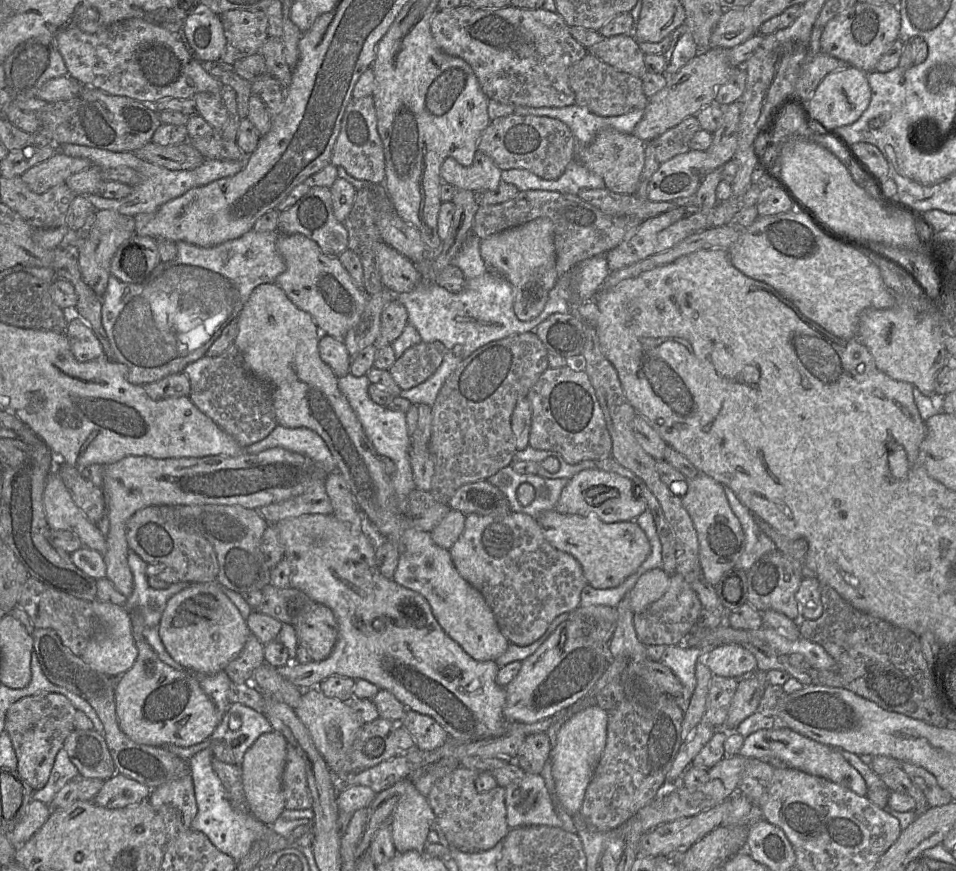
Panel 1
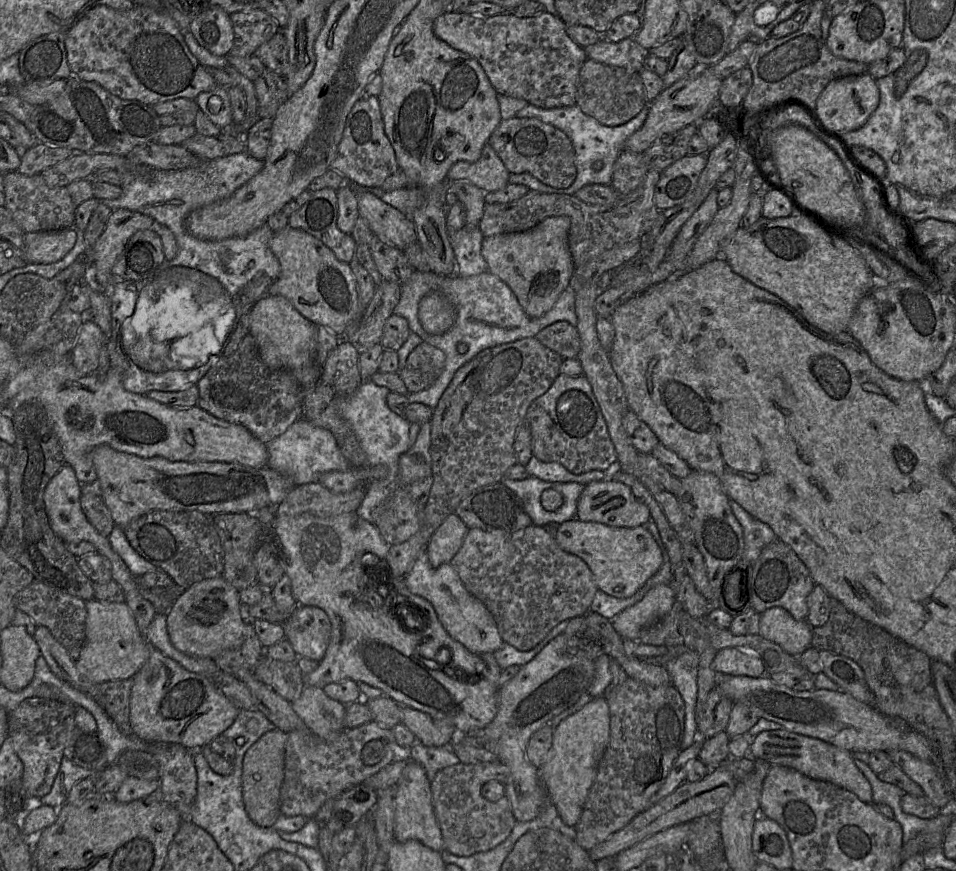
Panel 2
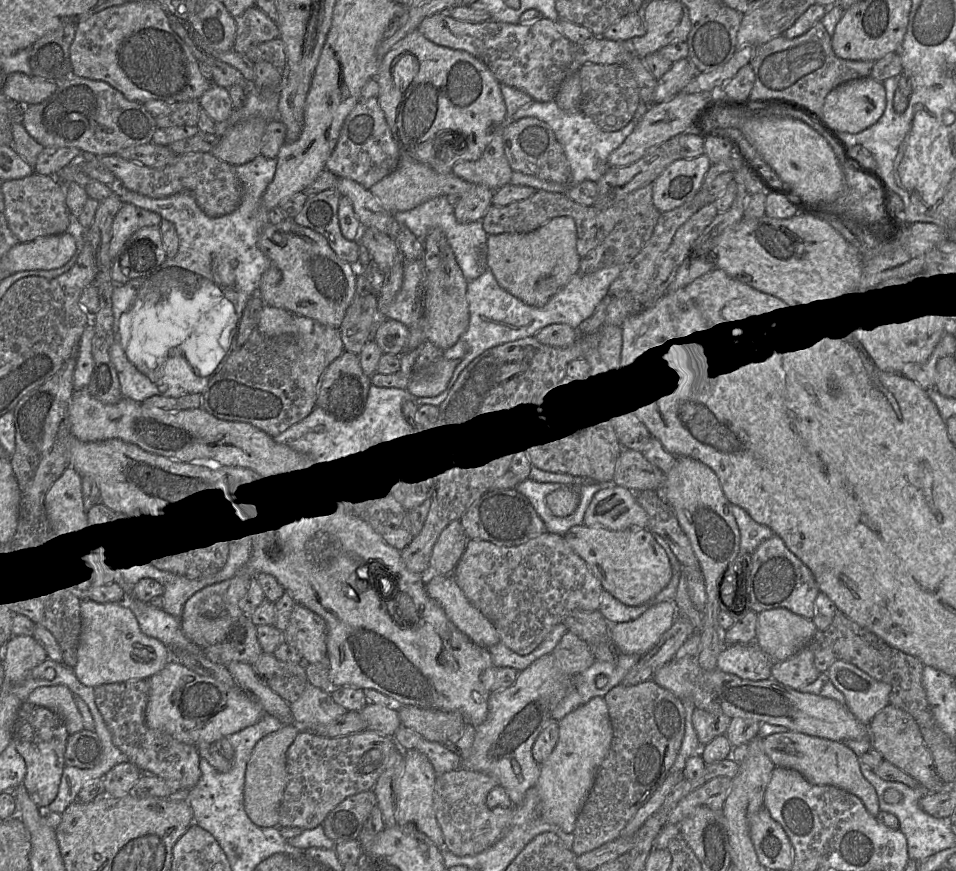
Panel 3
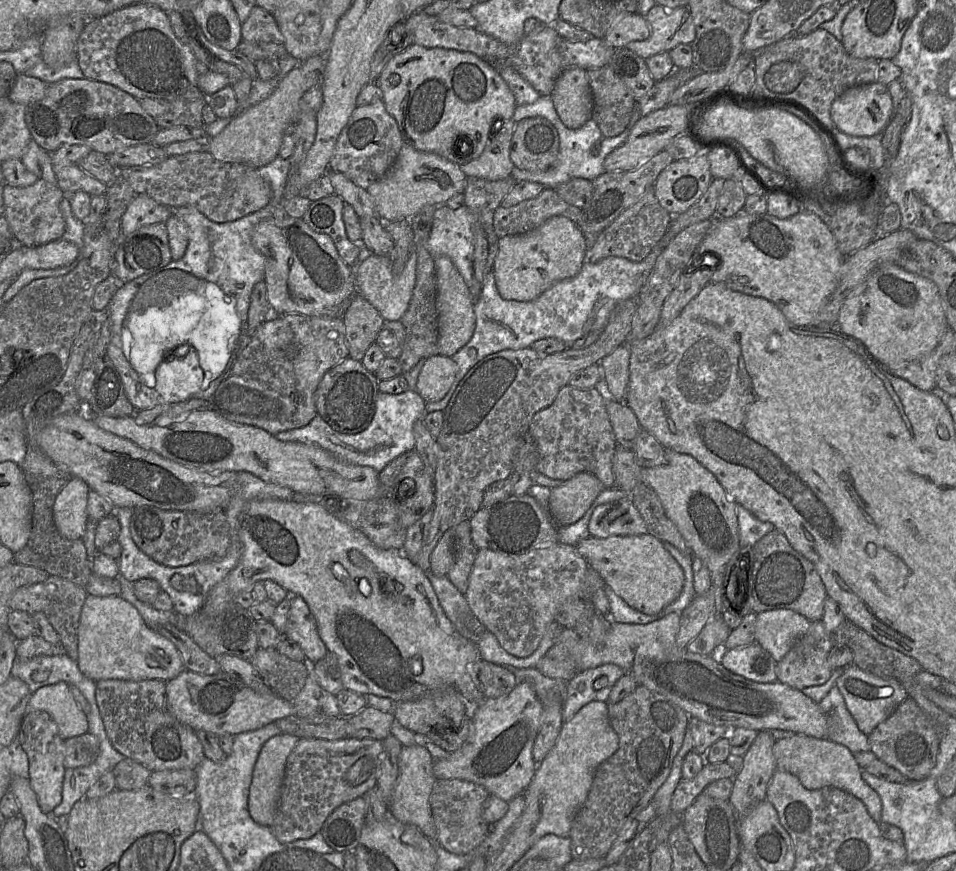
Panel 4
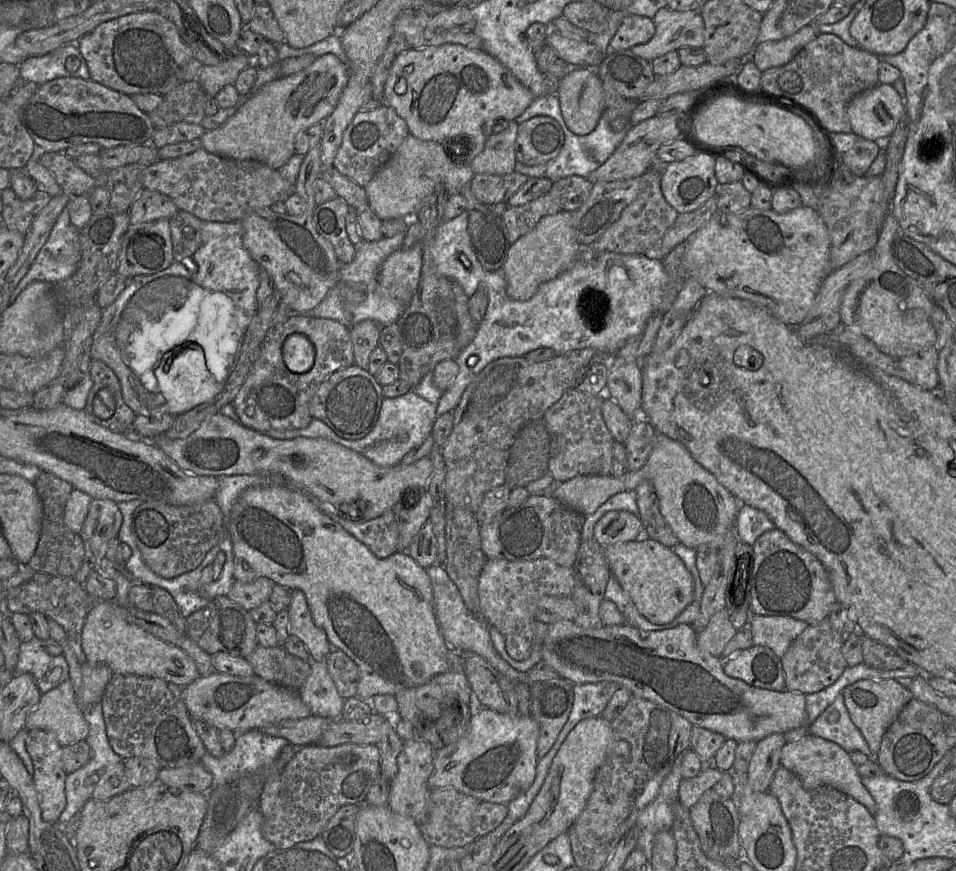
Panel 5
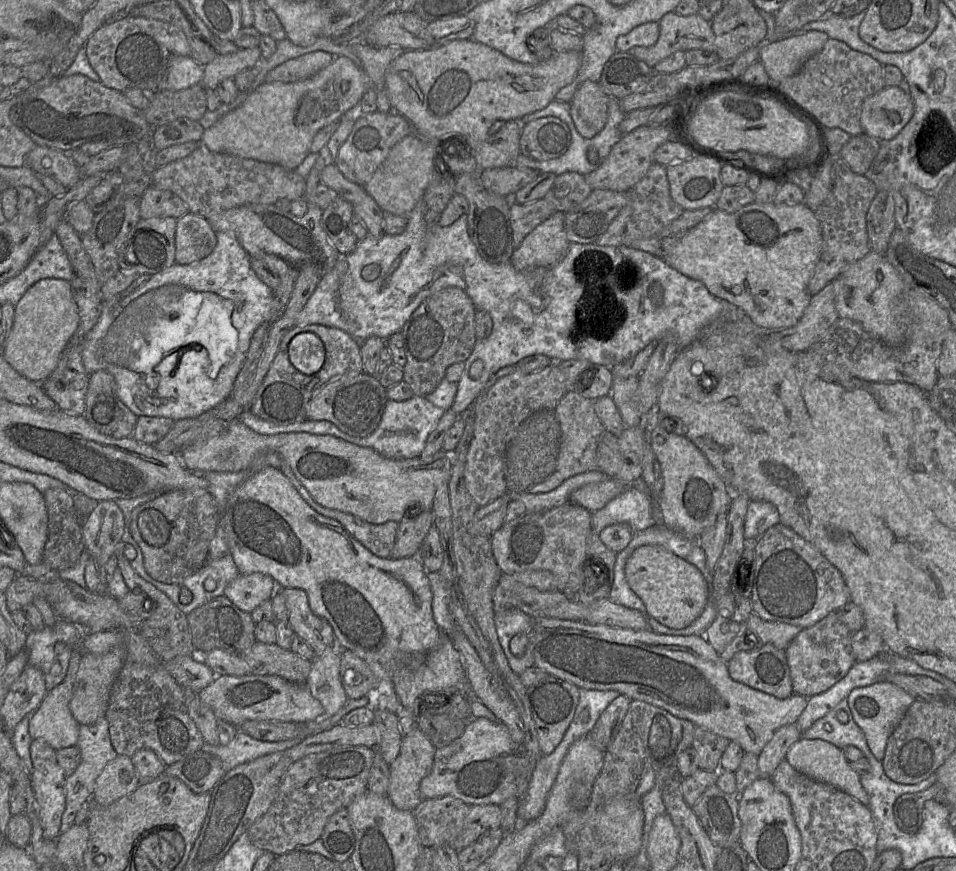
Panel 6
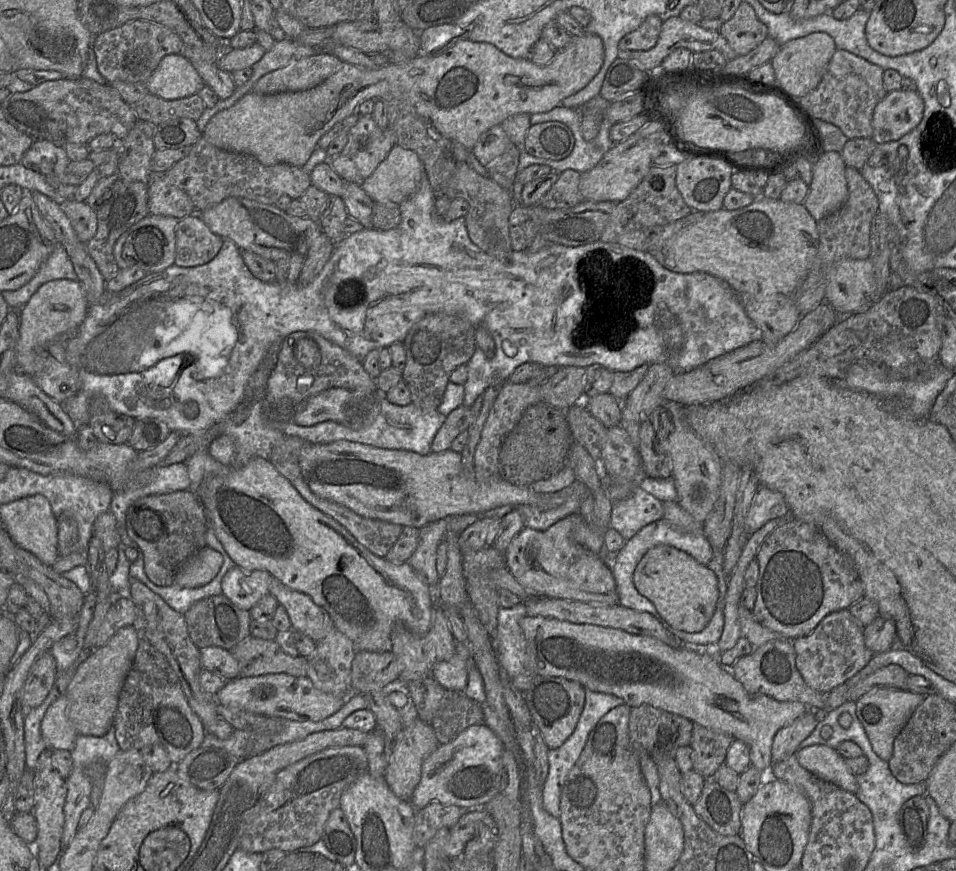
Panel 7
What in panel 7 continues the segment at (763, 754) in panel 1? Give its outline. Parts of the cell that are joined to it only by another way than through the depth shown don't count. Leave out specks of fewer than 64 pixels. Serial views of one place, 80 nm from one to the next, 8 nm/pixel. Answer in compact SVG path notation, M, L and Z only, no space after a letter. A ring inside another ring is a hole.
M811 745L794 753L799 764L820 779L856 793L858 783L855 775L847 768L845 758L827 745Z

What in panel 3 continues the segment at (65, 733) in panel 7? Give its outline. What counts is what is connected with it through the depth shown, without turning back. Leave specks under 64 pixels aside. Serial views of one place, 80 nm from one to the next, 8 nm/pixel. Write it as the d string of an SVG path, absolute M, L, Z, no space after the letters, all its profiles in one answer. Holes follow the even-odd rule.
M64 685L40 686L26 698L27 701L49 708L63 720L69 734L84 729L83 718L76 706L74 694Z

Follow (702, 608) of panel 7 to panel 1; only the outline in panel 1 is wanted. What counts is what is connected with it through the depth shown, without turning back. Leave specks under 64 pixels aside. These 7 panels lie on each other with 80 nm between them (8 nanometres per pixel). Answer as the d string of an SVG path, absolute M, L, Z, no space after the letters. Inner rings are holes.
M545 510L535 518L545 539L557 550L573 556L581 565L589 585L597 589L615 588L635 574L650 554L645 532L635 521L605 523L597 515L568 515Z

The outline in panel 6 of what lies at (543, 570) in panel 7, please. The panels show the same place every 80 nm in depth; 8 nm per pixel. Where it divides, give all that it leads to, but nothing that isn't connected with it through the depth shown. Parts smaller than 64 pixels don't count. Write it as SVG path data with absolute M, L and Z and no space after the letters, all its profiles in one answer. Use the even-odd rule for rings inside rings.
M571 503L538 513L528 513L505 522L490 537L495 560L501 571L513 574L527 570L547 570L556 576L557 591L575 596L584 584L584 563L592 513Z

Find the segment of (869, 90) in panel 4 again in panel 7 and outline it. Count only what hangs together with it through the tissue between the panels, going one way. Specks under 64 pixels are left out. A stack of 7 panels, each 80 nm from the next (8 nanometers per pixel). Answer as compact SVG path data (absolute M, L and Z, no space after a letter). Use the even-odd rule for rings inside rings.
M917 91L888 92L874 109L872 138L877 143L899 140L921 122L923 111L924 102Z

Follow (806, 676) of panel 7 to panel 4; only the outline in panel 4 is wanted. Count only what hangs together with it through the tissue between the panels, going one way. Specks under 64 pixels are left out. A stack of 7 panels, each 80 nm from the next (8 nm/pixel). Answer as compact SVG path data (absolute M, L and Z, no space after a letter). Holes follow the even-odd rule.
M821 621L813 622L808 632L796 641L781 661L777 662L777 680L800 691L824 684L833 672L827 664L827 656L834 646L831 632L826 630Z

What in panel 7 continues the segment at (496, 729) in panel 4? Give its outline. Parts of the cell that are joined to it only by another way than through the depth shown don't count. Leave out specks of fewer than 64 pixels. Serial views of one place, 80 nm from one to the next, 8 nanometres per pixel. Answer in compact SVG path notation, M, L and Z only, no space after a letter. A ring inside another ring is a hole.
M486 724L473 725L447 744L439 745L422 764L422 774L410 802L415 810L431 802L456 805L465 812L485 807L499 792L505 747Z

